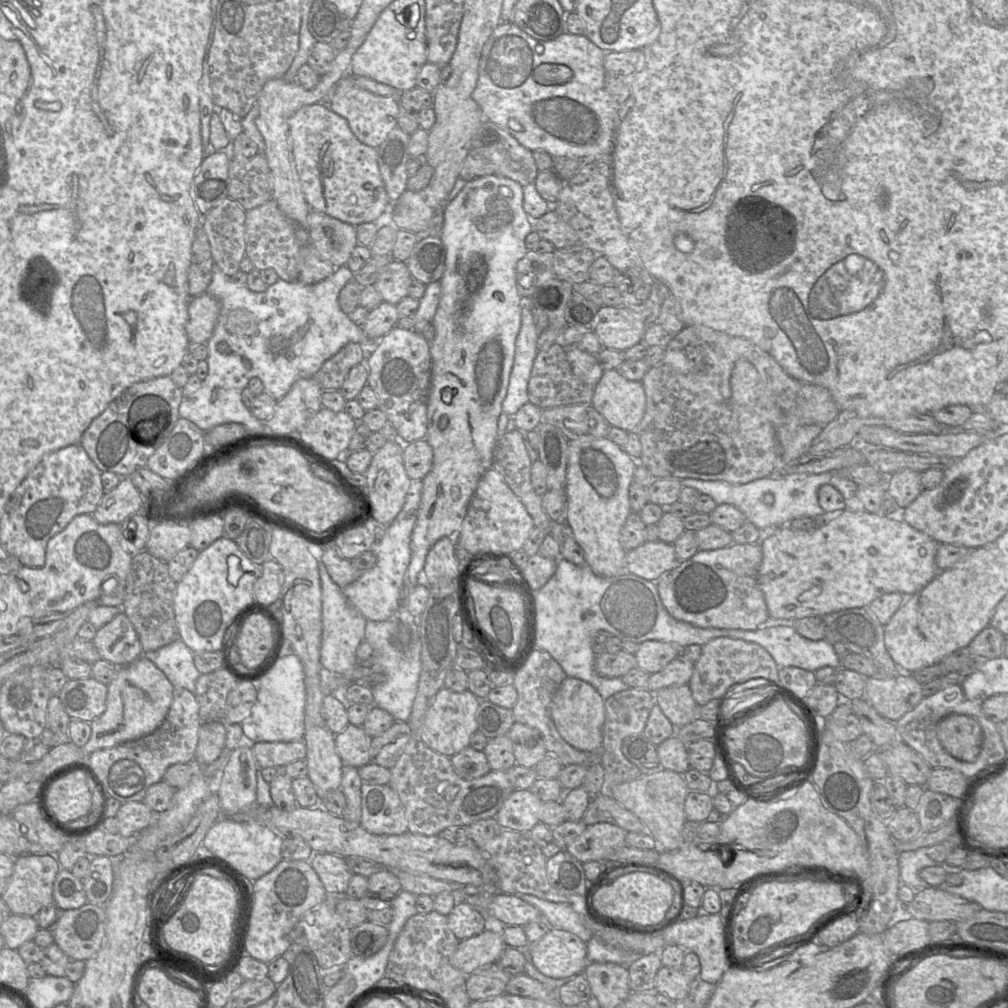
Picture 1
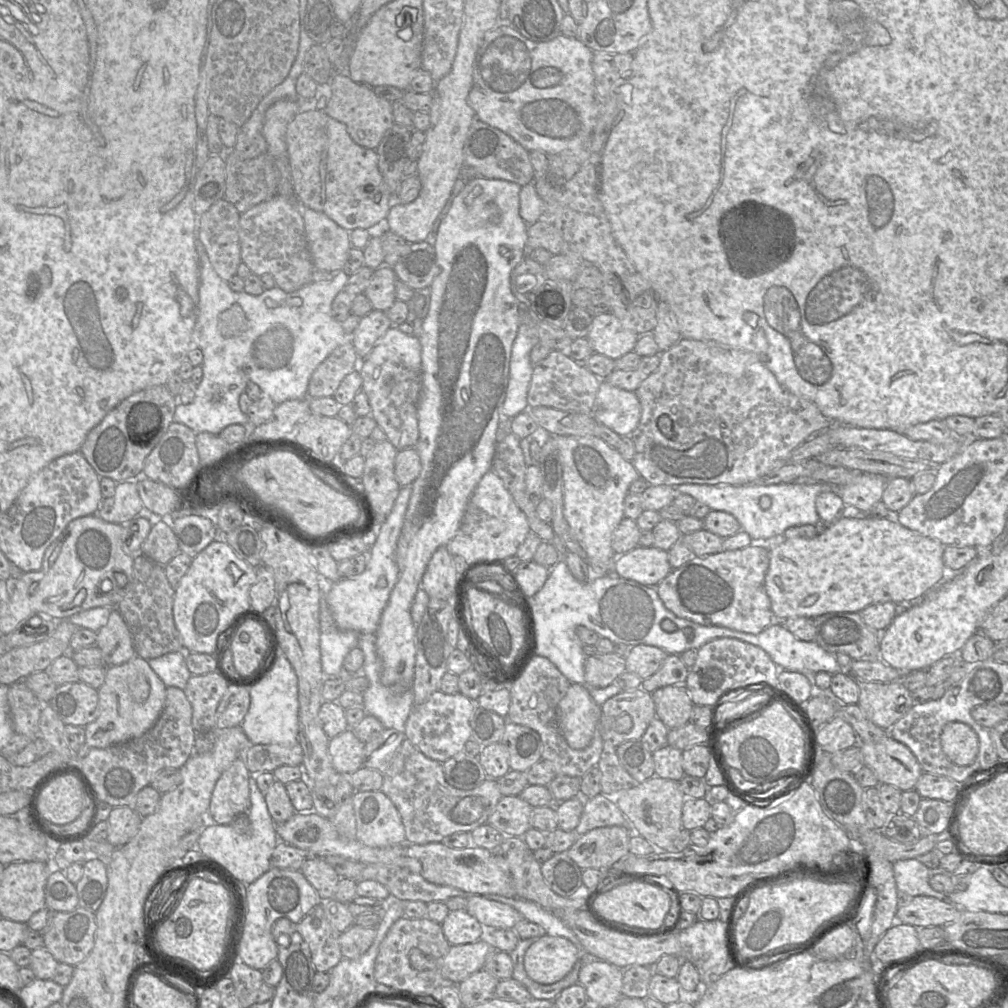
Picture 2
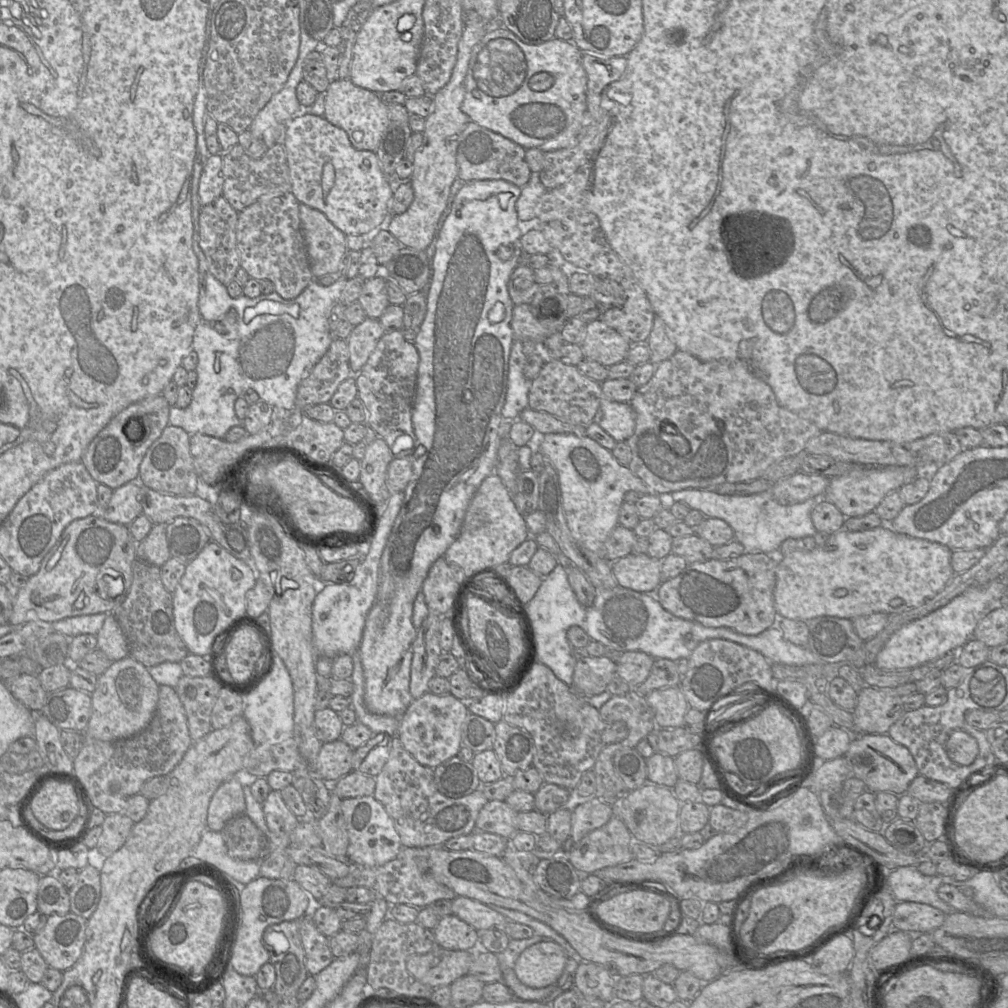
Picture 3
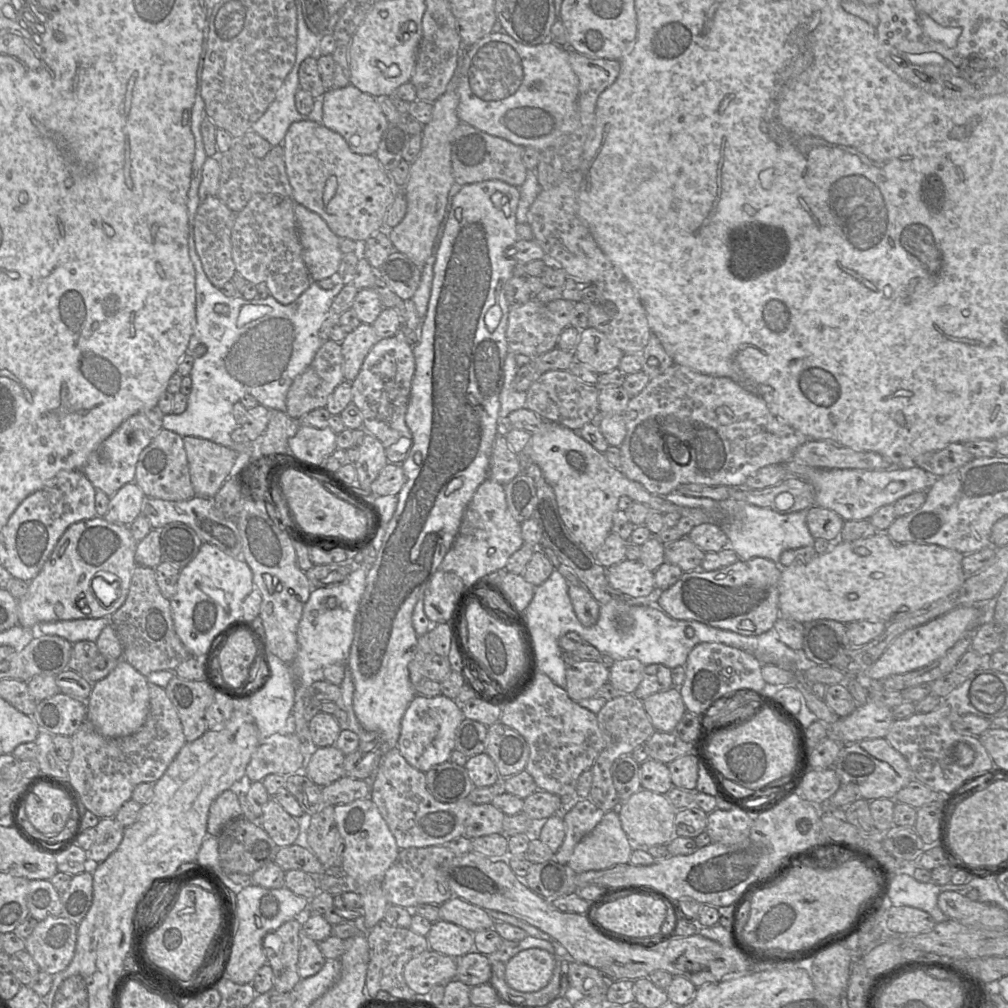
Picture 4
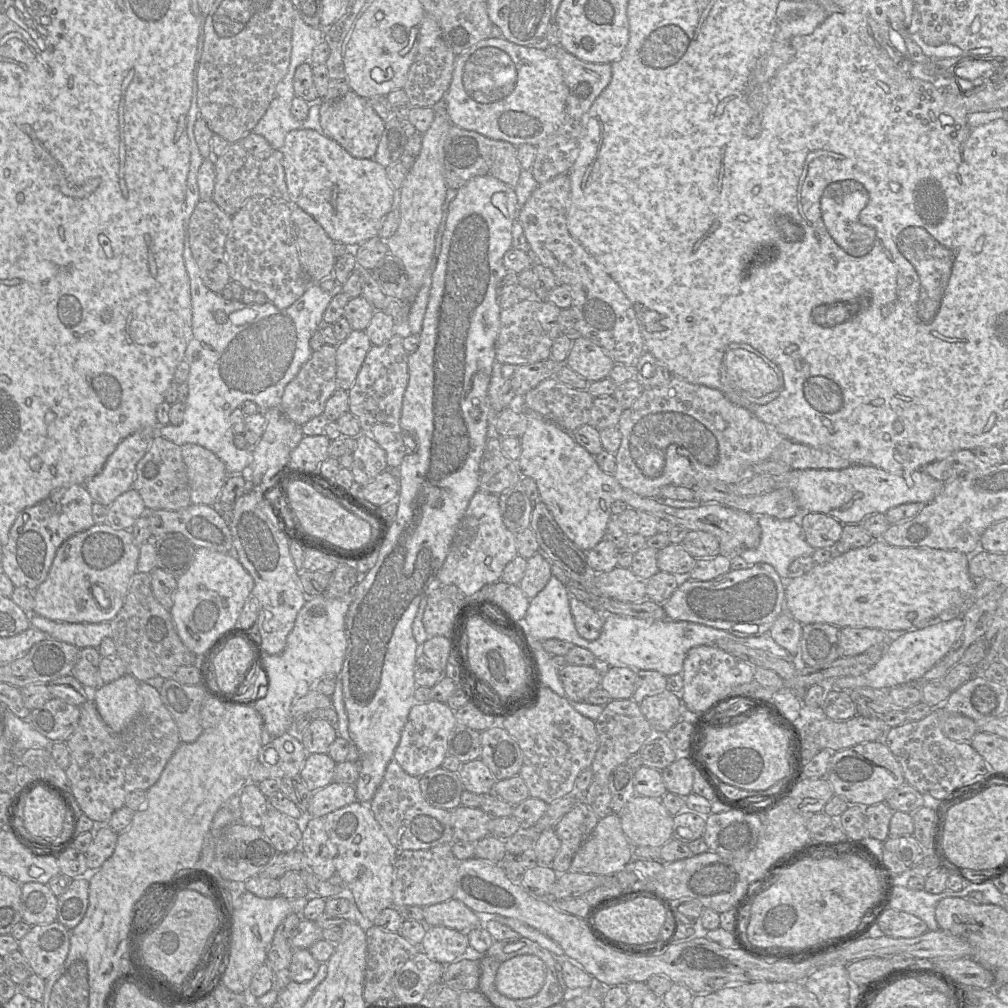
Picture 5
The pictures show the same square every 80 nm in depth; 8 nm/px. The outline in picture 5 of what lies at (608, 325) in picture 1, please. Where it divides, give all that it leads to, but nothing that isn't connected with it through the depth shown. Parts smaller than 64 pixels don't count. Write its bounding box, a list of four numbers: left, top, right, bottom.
[565,337,614,382]

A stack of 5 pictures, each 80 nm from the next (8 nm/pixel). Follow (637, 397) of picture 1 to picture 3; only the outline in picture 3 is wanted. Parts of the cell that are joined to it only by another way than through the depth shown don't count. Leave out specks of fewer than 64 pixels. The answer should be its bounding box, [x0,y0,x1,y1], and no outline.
[598,397,635,442]

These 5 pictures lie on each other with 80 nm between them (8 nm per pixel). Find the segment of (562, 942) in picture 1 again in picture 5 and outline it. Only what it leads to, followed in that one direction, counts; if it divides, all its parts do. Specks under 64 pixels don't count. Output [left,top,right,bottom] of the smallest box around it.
[495,955,546,999]

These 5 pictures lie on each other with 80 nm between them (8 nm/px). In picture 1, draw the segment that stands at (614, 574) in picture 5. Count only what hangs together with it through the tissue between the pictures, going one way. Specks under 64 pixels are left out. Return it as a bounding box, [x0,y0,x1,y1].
[626,540,678,582]

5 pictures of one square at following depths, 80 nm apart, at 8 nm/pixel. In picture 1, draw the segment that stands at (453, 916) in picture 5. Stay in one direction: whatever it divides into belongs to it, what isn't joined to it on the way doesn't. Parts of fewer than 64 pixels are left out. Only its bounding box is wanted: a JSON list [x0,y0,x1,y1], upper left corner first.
[489,894,541,926]

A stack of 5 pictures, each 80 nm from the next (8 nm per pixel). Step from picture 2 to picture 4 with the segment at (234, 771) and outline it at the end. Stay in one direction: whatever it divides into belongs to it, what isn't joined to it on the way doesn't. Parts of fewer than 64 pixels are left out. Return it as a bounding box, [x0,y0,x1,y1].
[207,790,243,836]

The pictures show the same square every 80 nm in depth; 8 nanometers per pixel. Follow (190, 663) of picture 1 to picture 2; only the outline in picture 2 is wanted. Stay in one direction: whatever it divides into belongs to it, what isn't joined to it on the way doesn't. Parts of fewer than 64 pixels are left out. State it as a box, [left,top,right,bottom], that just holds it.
[147,652,192,690]

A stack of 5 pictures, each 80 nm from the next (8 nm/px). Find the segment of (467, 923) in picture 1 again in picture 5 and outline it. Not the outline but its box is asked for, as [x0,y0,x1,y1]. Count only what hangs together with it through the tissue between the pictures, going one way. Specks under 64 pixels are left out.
[420,926,469,965]

